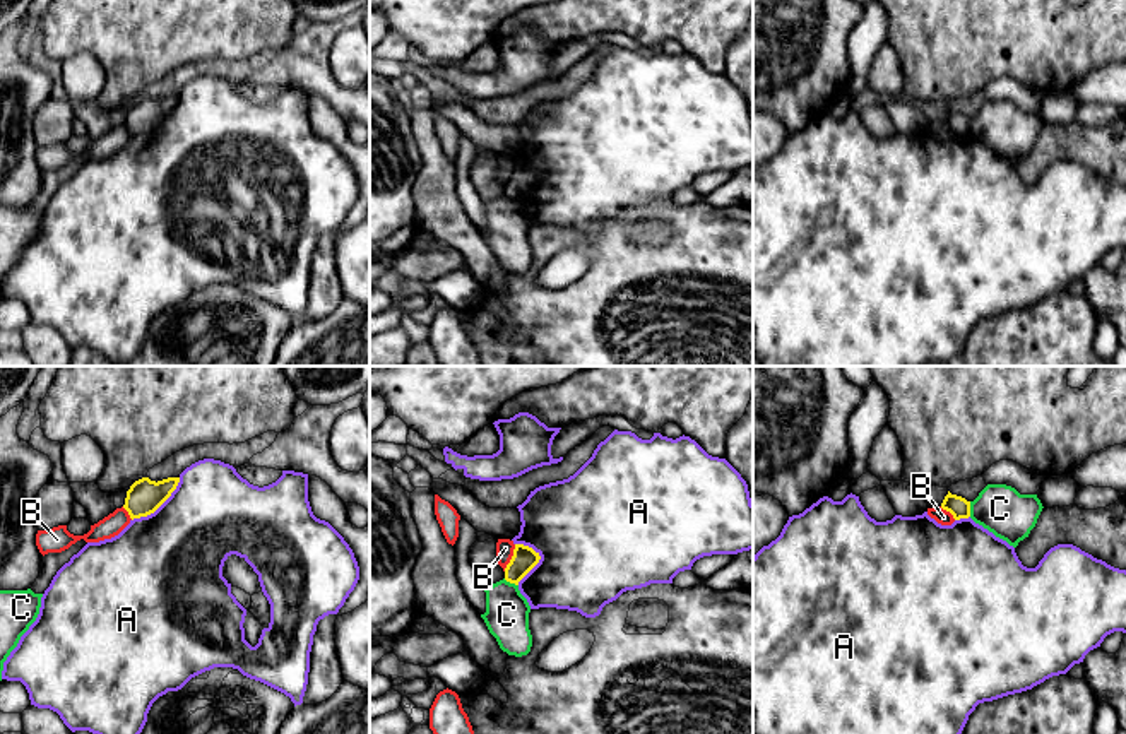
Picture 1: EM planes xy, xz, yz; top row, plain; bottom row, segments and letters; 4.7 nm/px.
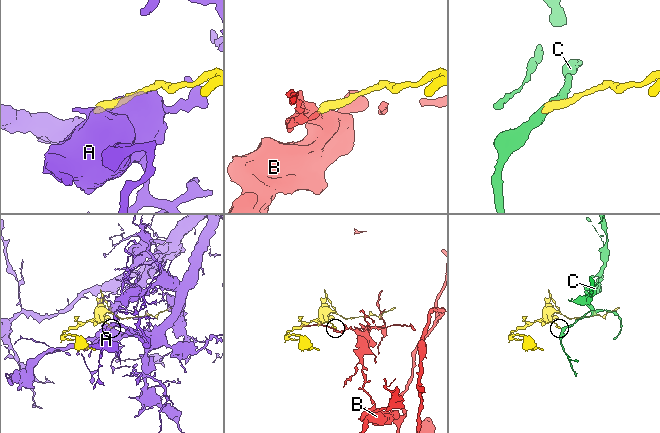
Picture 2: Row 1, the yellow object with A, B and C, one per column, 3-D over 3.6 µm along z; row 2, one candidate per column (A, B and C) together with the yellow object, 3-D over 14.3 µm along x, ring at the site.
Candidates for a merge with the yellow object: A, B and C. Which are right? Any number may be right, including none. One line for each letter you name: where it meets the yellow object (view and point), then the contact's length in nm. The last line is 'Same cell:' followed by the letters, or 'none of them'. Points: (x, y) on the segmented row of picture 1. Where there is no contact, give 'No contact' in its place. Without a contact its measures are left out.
Same cell: none of them

